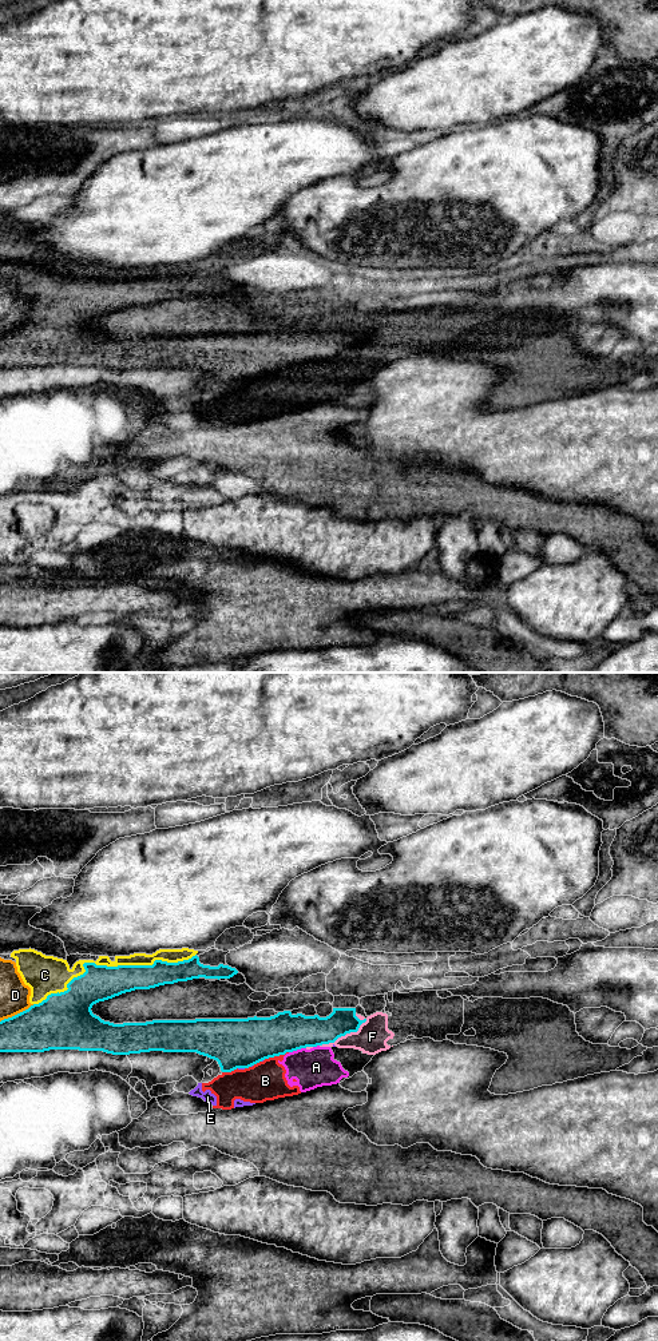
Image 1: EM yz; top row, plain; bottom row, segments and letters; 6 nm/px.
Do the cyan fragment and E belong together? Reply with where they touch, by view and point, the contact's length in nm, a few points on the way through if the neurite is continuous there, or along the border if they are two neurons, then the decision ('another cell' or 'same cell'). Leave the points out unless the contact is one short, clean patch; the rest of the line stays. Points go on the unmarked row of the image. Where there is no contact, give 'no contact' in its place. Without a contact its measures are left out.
yz (241, 383) | 40 nm | another cell

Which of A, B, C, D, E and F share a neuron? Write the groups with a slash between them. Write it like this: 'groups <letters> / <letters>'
groups A B E F / C / D

